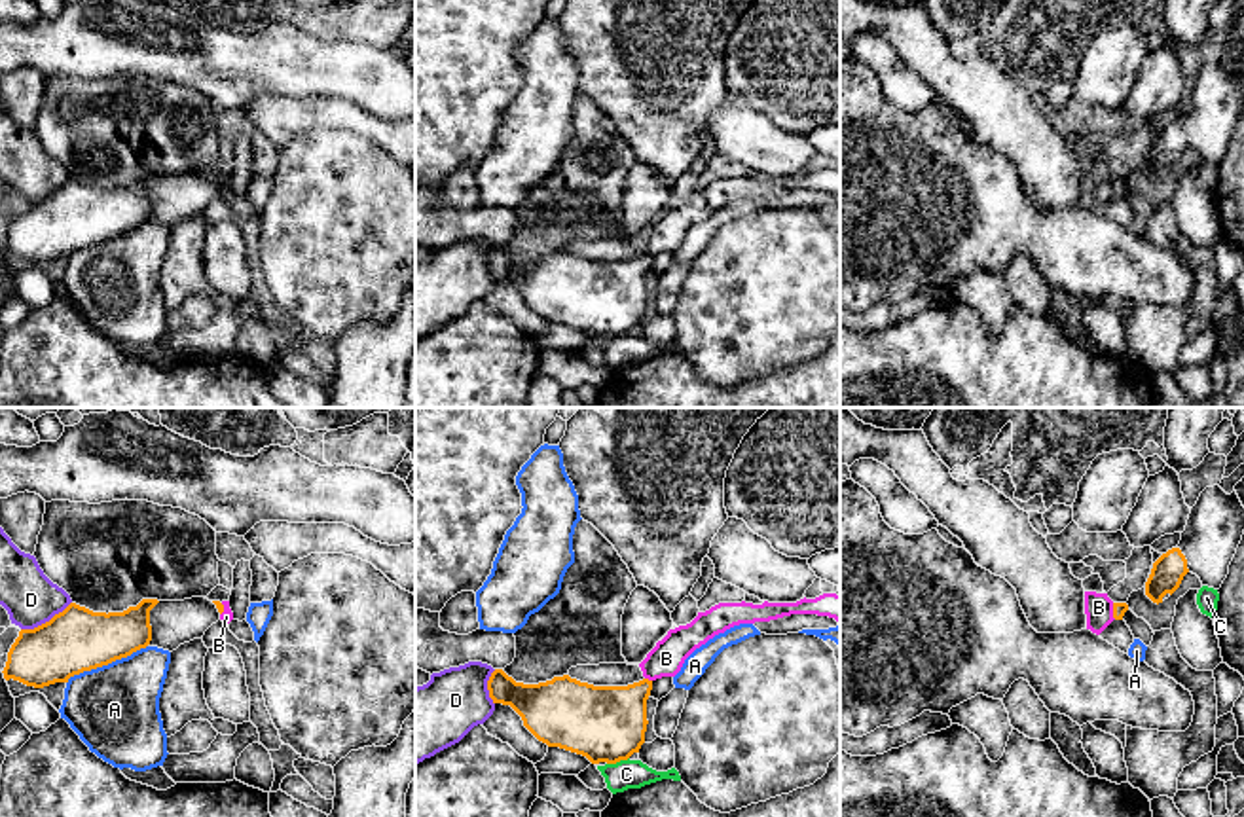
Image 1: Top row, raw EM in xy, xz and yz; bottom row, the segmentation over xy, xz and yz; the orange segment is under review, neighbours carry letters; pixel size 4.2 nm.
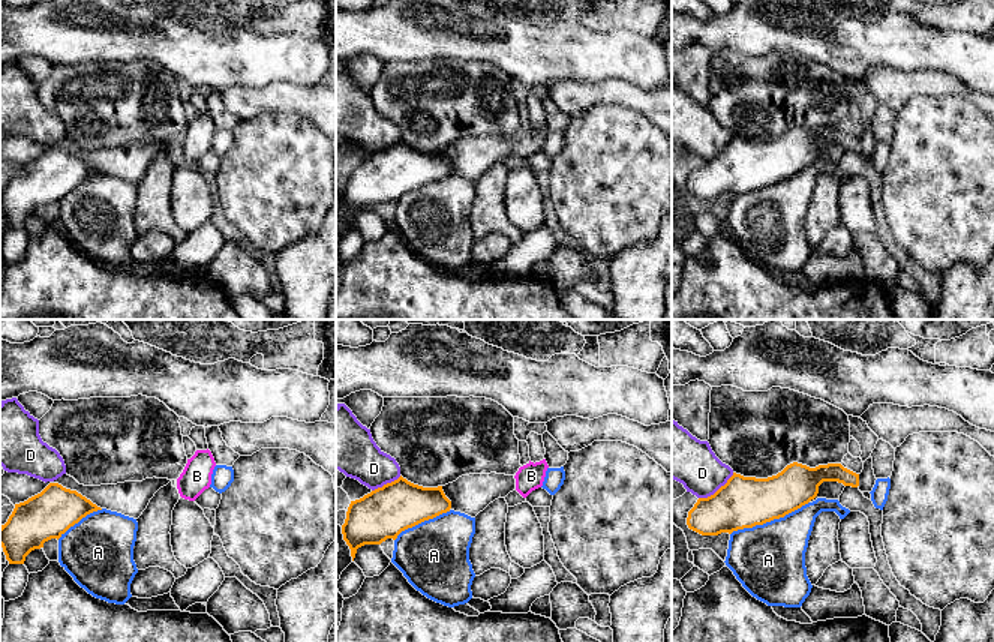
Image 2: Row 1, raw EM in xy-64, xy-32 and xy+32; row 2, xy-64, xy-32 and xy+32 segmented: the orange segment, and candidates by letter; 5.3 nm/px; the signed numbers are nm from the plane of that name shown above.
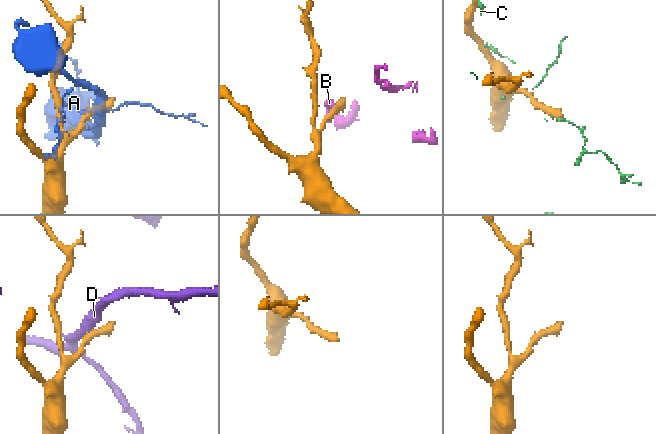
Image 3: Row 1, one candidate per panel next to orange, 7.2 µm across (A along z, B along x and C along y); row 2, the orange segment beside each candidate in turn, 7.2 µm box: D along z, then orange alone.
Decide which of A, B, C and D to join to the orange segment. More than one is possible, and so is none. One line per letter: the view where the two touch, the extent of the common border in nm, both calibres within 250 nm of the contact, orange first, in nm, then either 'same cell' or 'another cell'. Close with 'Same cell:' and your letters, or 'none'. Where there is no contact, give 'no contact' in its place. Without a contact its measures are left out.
A: contact in xy; length 380 nm; calibres 280 and 380 nm; another cell
B: contact in xz; length 40 nm; calibres 320 and 150 nm; another cell
C: contact in xz; length 100 nm; calibres 320 and 130 nm; another cell
D: contact in xy; length 240 nm; calibres 280 and 220 nm; another cell
Same cell: none

